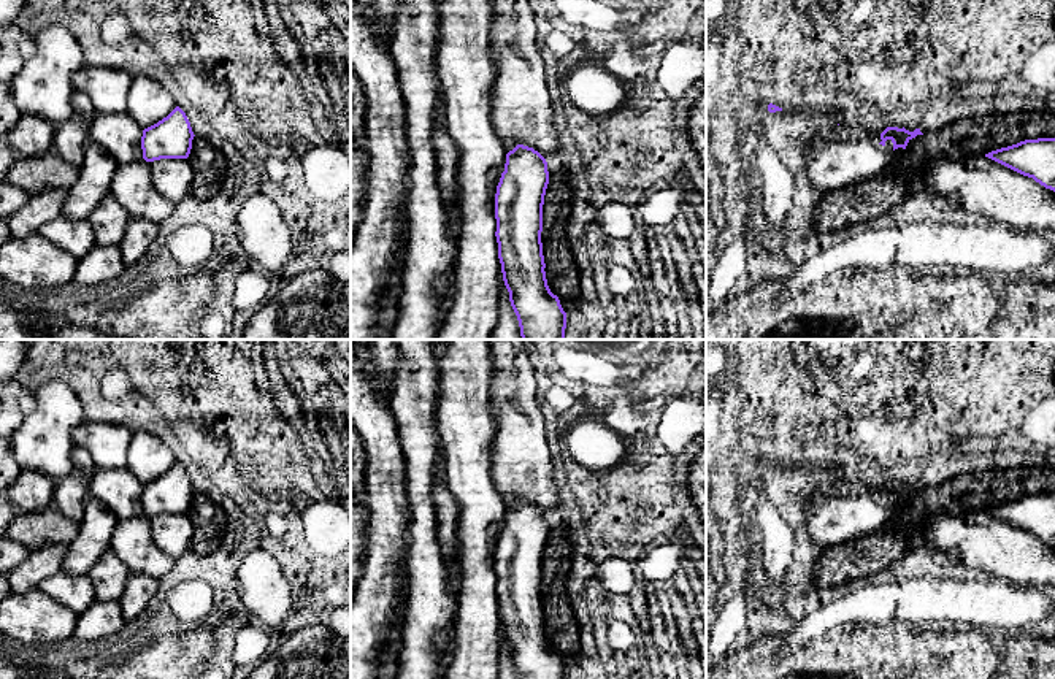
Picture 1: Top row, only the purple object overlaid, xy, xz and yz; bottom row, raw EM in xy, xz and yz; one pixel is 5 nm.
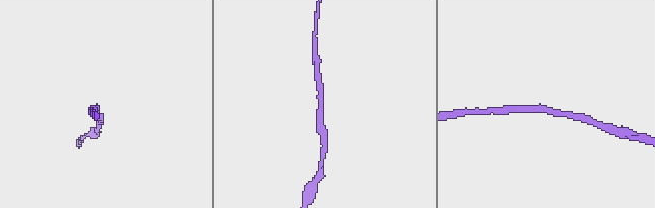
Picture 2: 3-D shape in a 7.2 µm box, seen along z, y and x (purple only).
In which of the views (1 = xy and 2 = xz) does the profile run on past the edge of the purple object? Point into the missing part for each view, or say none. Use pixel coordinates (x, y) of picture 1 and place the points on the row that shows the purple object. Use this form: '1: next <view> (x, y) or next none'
1: next none
2: next none

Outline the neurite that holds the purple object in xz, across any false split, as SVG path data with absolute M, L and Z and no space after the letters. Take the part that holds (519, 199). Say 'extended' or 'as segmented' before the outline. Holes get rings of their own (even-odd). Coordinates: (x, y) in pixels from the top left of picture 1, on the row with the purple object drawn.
as segmented; M517 144L506 154L504 171L495 194L498 259L522 340L565 340L566 313L546 279L543 255L543 205L549 184L546 159L533 148Z

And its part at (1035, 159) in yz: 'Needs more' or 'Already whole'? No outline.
Already whole

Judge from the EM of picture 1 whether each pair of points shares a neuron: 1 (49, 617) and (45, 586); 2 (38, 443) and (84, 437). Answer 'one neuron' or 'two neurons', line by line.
1: two neurons
2: two neurons

